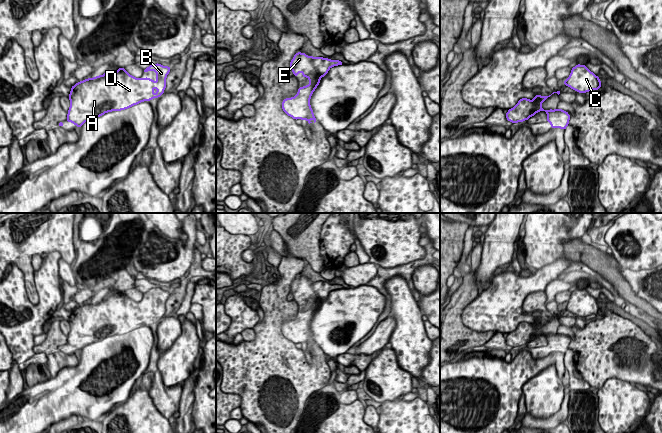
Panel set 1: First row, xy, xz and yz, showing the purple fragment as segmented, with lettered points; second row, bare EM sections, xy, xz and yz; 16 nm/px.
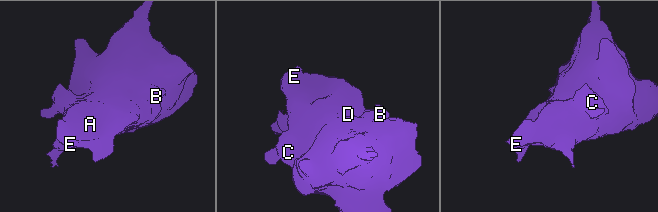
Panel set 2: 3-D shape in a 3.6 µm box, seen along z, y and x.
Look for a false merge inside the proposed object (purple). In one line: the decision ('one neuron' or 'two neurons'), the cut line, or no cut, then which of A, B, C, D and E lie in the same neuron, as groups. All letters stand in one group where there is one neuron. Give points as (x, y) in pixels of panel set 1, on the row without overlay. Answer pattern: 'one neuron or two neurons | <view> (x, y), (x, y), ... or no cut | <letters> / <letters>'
one neuron | no cut | A B C D E

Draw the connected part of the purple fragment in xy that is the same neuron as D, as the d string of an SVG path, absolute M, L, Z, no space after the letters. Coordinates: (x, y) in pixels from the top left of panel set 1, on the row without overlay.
M159 287L152 288L144 293L144 297L147 295L156 296L158 305L155 306L148 301L135 302L127 297L124 292L118 292L118 295L113 295L112 293L109 296L105 295L104 299L85 303L71 311L71 316L68 320L70 332L67 335L67 346L72 346L80 352L85 346L100 341L107 336L125 334L143 325L148 326L154 322L159 322L164 317L166 301L171 294L170 290L166 291Z

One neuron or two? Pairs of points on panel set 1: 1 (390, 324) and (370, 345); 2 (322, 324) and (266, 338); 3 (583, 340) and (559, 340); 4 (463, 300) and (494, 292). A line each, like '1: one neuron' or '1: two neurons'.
1: one neuron
2: two neurons
3: two neurons
4: two neurons

